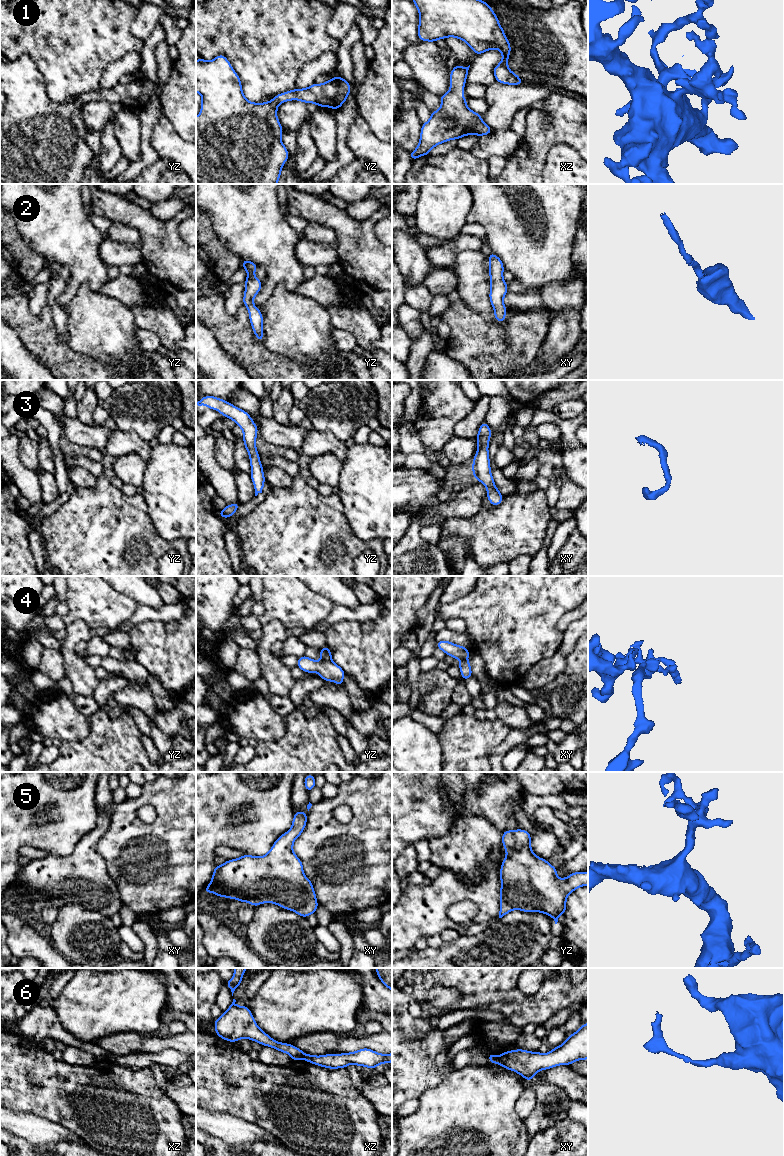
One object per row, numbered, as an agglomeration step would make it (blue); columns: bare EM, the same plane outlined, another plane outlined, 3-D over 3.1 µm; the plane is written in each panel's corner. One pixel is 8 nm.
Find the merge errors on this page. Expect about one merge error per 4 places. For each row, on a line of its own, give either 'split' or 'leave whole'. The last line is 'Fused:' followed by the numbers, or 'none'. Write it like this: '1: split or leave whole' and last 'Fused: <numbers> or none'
1: leave whole
2: leave whole
3: leave whole
4: split
5: leave whole
6: split
Fused: 4, 6

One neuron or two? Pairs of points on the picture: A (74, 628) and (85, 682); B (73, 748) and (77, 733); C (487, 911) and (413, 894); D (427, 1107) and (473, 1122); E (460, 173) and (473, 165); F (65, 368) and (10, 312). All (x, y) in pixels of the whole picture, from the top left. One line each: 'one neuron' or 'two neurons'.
A: one neuron
B: two neurons
C: one neuron
D: one neuron
E: one neuron
F: one neuron

